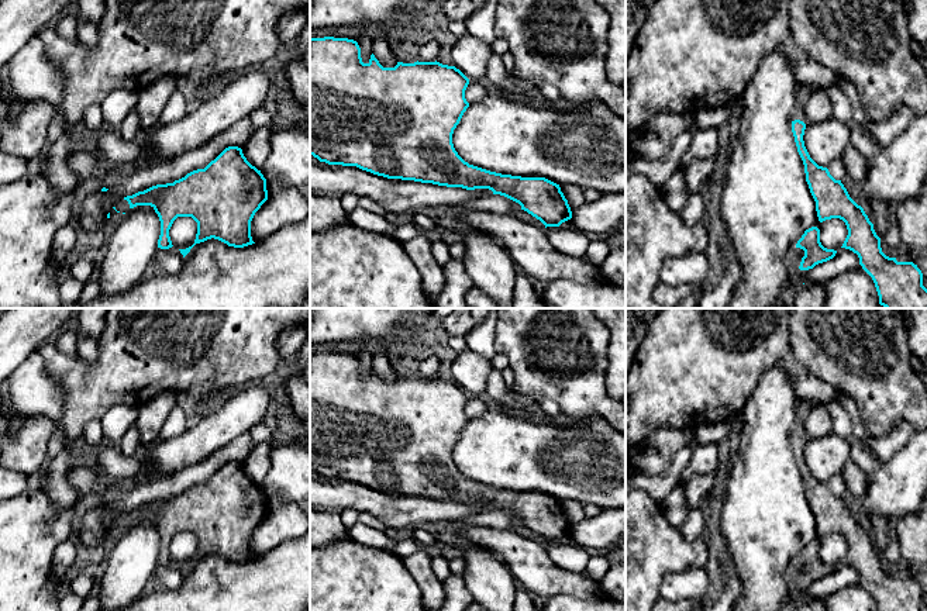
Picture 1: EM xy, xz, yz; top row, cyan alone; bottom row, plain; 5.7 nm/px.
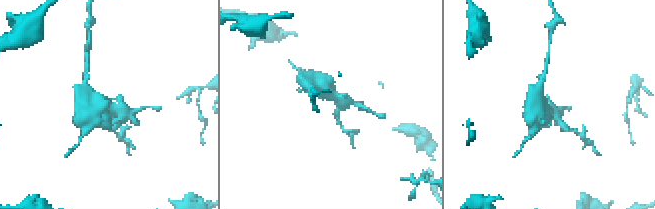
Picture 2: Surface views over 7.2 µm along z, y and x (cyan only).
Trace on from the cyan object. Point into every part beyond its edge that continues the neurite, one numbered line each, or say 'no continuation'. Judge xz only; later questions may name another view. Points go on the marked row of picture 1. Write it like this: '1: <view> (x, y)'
no continuation

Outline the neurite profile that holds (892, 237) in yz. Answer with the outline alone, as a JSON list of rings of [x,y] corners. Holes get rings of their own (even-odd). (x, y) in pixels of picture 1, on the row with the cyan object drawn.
[[[890,220],[882,241],[886,242],[892,251],[902,245],[900,229],[896,220]]]

